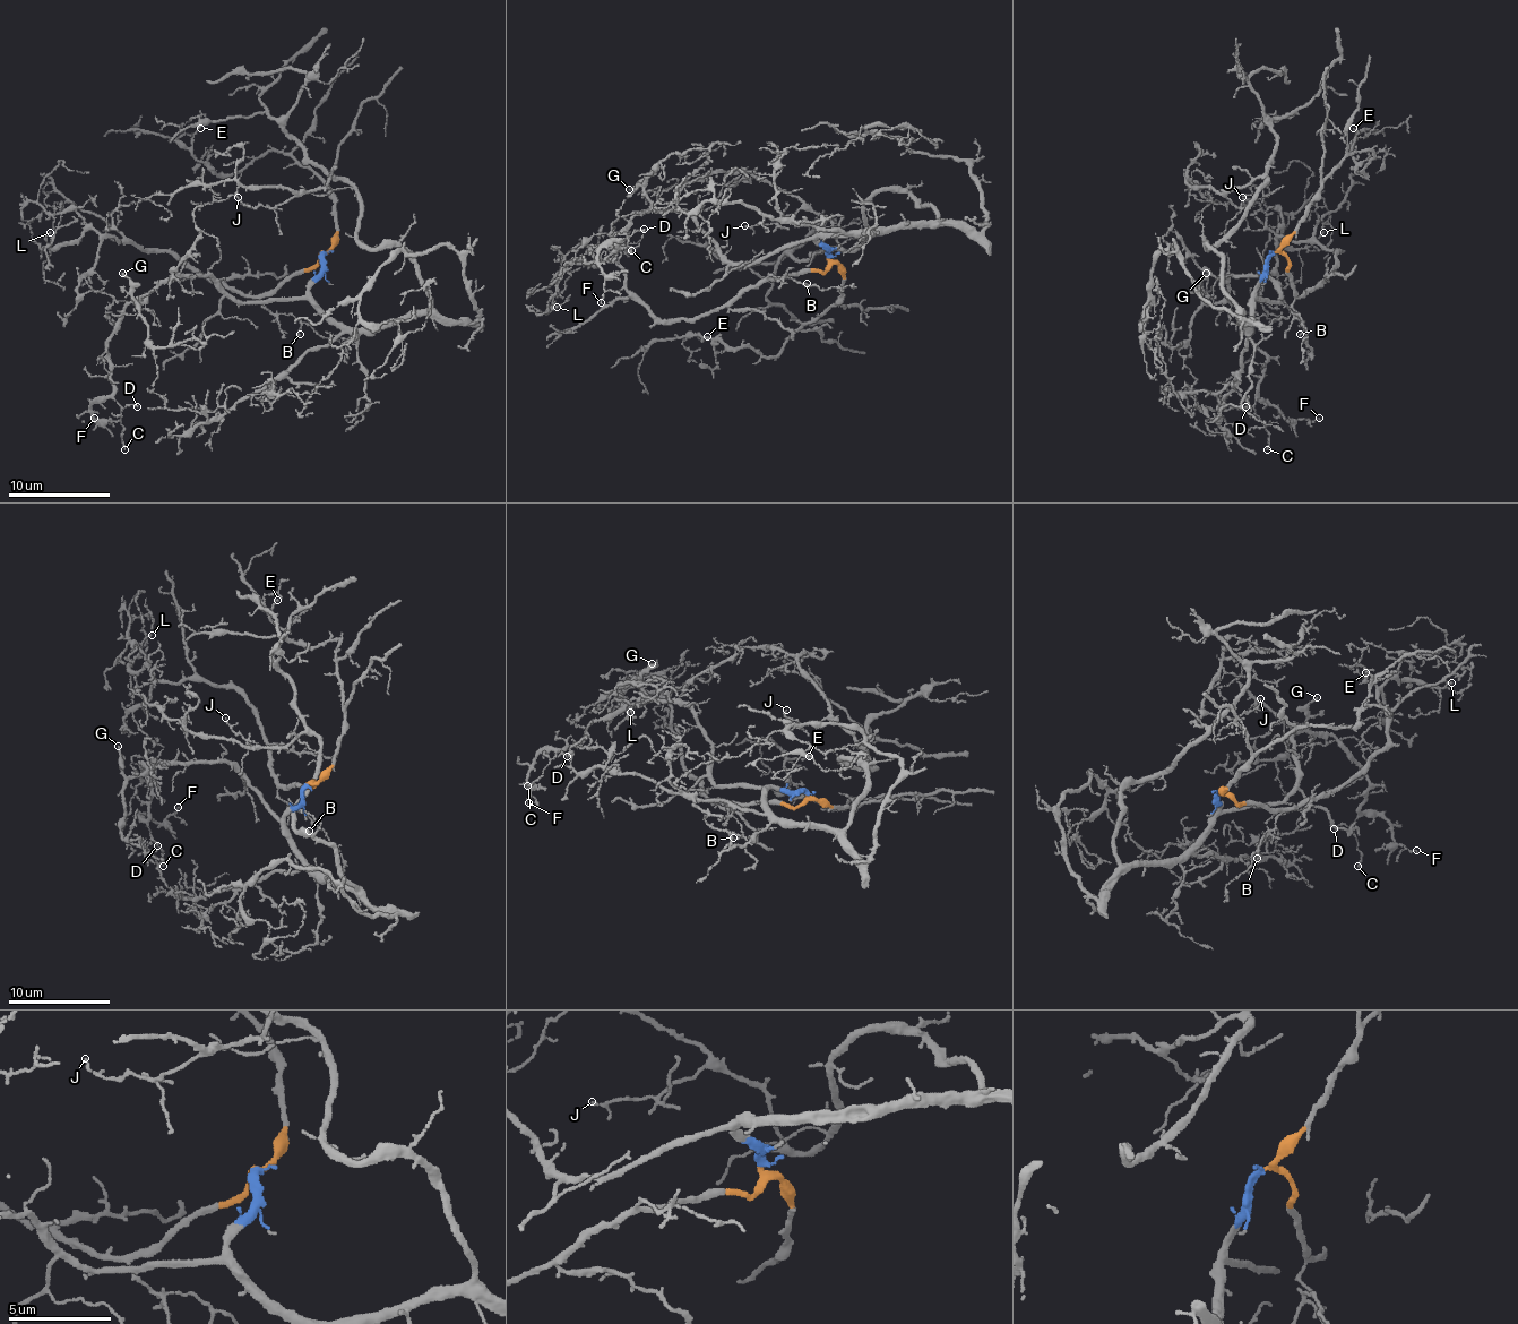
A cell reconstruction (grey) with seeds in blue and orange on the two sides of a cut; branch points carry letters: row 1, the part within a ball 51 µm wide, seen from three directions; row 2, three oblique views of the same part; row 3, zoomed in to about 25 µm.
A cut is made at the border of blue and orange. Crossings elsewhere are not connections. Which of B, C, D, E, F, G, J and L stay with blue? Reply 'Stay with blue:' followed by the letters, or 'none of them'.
Stay with blue: C, D, F, G, J

